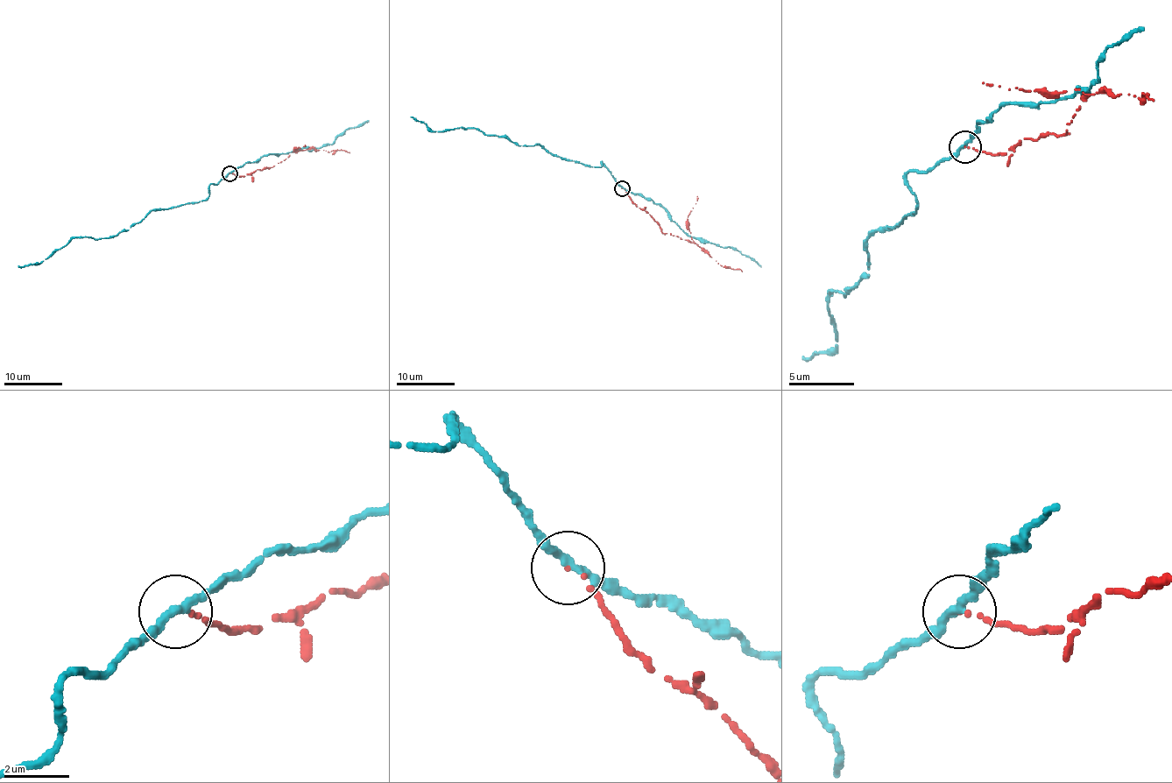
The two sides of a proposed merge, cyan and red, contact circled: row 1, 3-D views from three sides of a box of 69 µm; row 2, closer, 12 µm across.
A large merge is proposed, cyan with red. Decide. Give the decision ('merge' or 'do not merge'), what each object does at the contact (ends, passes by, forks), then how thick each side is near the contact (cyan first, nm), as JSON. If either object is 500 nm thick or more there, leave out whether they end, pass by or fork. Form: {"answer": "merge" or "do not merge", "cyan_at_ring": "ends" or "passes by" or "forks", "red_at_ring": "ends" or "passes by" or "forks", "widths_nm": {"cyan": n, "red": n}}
{"answer": "do not merge", "cyan_at_ring": "passes by", "red_at_ring": "ends", "widths_nm": {"cyan": 260, "red": 90}}

